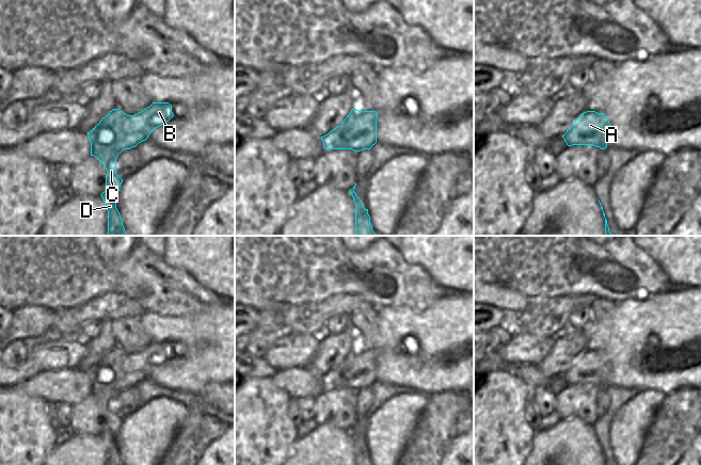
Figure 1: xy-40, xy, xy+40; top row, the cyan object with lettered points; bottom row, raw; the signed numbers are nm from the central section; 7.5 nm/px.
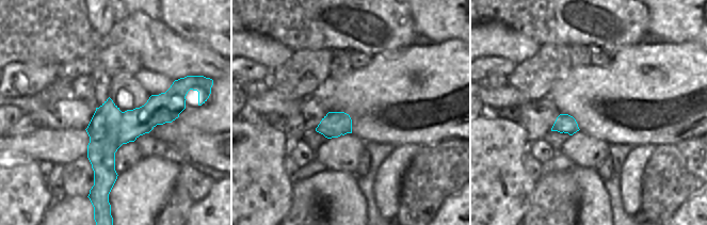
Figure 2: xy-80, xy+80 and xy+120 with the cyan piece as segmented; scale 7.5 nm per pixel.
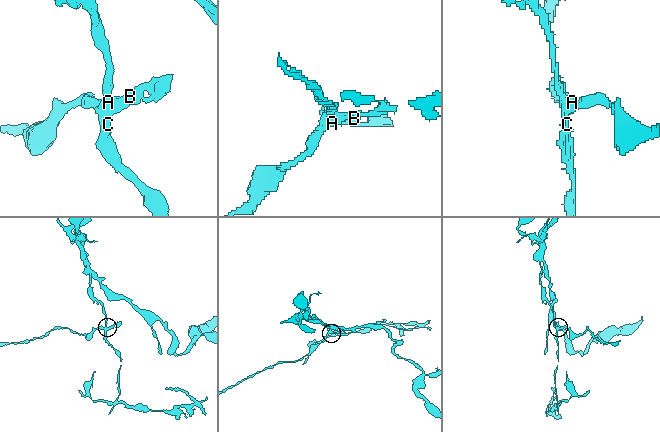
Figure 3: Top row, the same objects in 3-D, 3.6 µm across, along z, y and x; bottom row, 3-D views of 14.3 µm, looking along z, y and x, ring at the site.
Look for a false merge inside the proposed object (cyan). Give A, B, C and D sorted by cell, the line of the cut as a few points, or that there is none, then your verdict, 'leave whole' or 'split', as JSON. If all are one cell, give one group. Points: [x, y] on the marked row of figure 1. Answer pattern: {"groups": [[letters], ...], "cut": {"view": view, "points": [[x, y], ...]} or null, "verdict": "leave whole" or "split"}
{"groups": [["A", "B"], ["C", "D"]], "cut": {"view": "xy-40", "points": [[127, 115], [121, 130], [106, 138], [106, 146], [115, 158]]}, "verdict": "split"}

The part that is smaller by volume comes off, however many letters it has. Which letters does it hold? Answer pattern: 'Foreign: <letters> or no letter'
Foreign: A, B

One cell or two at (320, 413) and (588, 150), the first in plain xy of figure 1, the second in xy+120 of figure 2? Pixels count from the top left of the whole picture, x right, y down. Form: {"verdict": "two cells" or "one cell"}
{"verdict": "one cell"}

